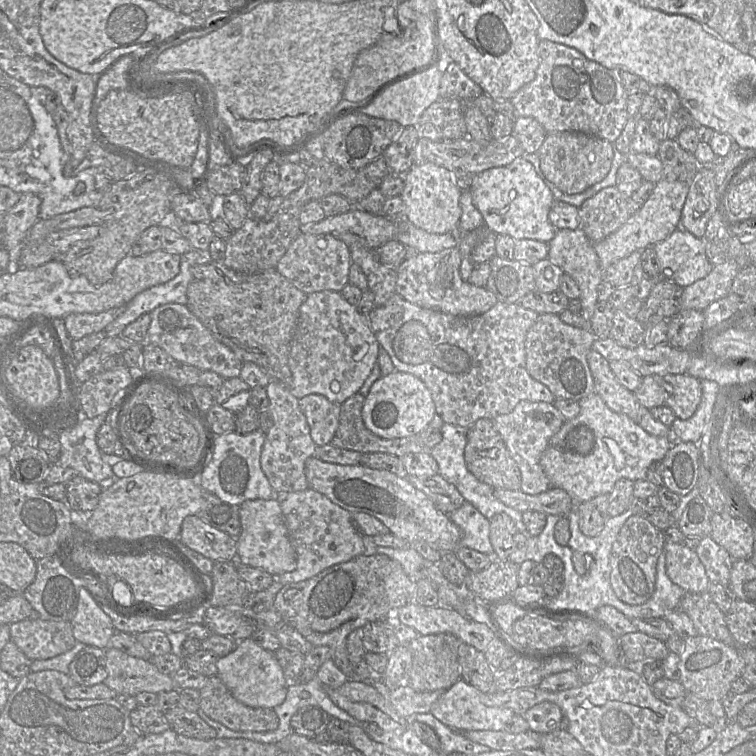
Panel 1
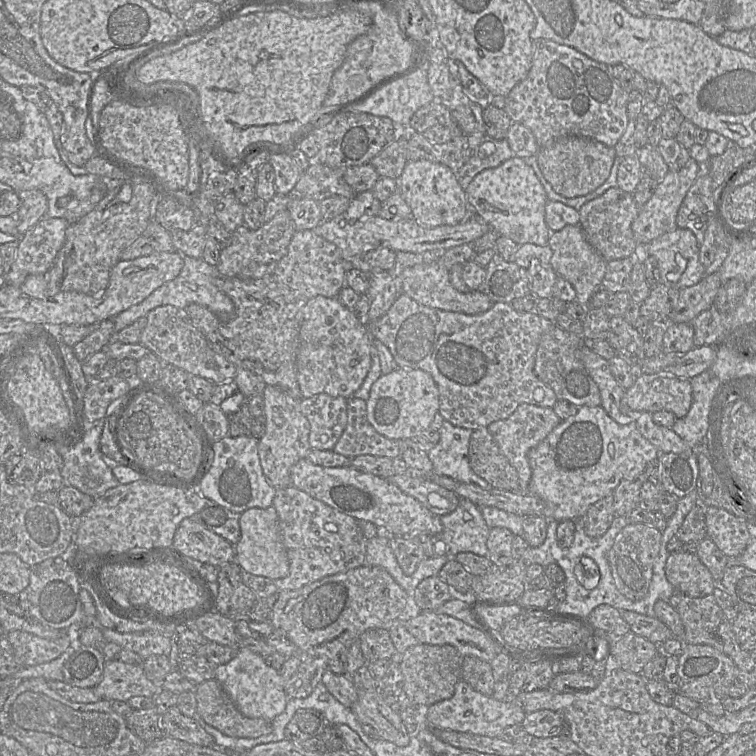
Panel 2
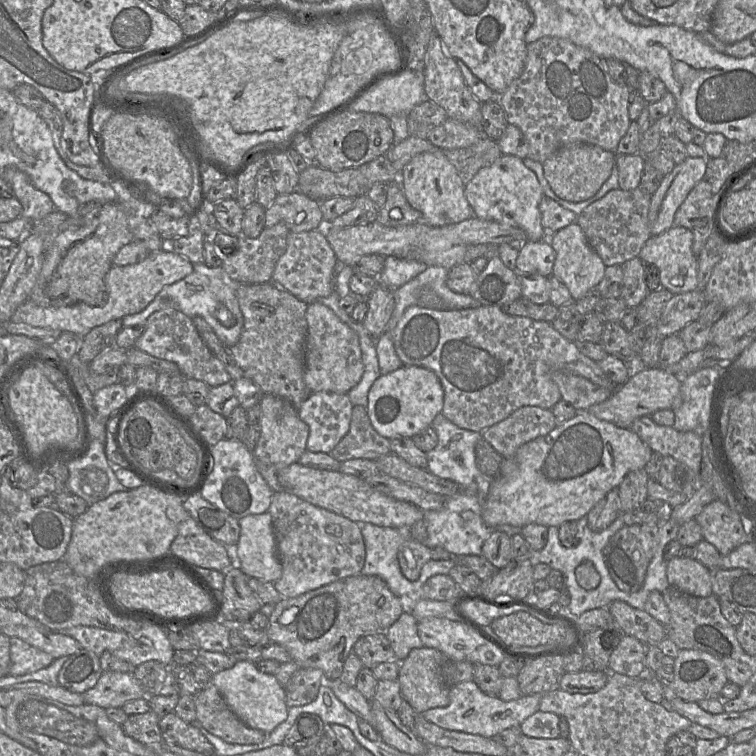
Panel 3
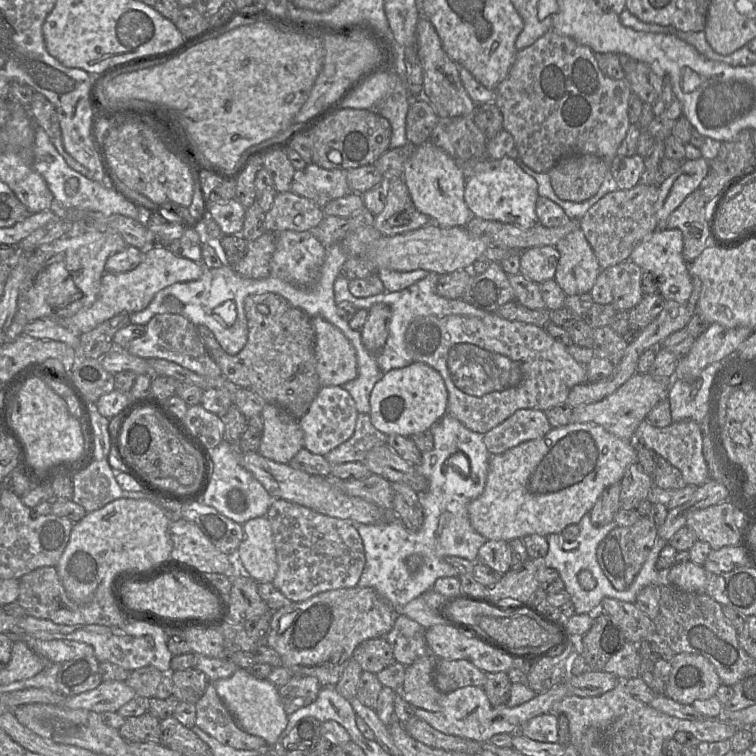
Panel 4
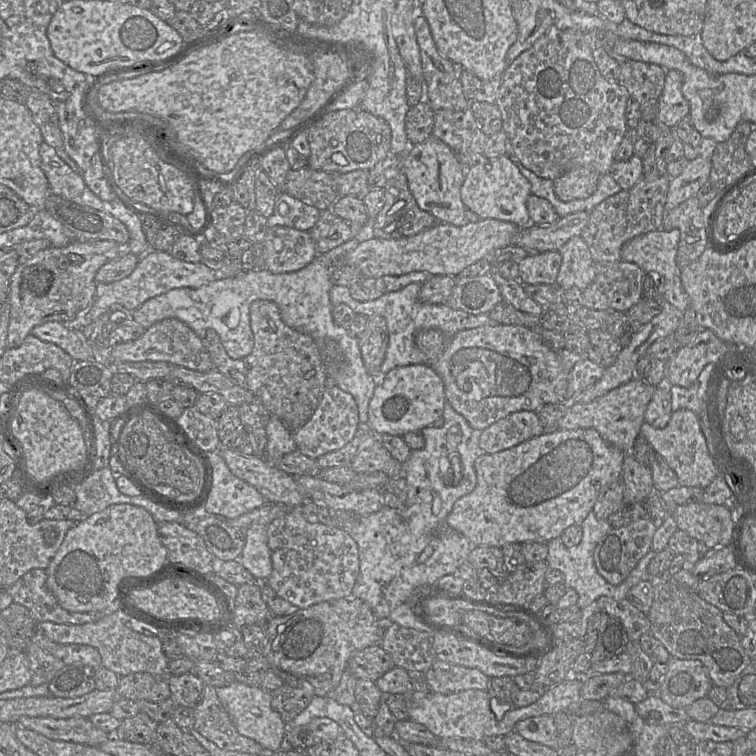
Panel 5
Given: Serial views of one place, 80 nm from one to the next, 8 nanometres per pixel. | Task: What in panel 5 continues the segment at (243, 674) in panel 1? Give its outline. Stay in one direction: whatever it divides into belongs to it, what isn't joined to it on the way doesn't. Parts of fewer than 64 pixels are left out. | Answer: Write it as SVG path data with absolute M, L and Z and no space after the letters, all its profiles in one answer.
M234 681L229 686L217 687L216 693L240 735L256 741L266 753L280 750L281 742L287 732L287 725L280 714L272 708L270 692L264 691L259 686L248 686Z

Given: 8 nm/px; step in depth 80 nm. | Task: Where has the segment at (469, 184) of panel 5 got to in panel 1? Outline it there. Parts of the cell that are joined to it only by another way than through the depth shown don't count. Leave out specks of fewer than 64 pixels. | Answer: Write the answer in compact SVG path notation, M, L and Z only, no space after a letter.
M523 157L509 165L481 172L474 178L469 190L485 226L497 235L508 235L516 241L532 239L549 243L558 232L549 221L549 211L556 202L553 194L534 166Z

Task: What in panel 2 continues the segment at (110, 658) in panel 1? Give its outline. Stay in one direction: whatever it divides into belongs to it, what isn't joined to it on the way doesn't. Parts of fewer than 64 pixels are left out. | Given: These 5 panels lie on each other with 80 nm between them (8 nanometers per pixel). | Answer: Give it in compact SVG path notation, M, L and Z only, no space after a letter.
M120 660L105 661L102 679L94 687L101 700L125 702L135 696L154 698L160 690L145 676L141 664L133 665Z

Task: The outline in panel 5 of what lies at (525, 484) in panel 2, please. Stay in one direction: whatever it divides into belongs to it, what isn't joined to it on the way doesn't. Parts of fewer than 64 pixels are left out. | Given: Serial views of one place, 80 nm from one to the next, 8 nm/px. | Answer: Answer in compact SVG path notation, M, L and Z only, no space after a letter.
M521 410L482 431L479 445L488 454L501 452L545 432L536 411Z

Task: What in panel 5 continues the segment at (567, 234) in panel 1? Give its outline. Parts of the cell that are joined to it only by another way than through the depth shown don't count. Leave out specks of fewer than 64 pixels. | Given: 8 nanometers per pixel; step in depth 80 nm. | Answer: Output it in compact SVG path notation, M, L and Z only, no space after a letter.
M574 236L560 249L561 266L556 286L564 289L586 289L595 279L595 261L581 236Z

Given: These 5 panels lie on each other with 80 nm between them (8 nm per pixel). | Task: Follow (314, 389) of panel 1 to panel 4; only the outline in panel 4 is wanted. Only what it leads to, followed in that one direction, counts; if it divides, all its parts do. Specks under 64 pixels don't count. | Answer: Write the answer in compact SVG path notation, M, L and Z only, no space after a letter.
M322 317L311 318L315 332L316 370L321 386L343 386L358 374L356 352L347 337L336 326Z

